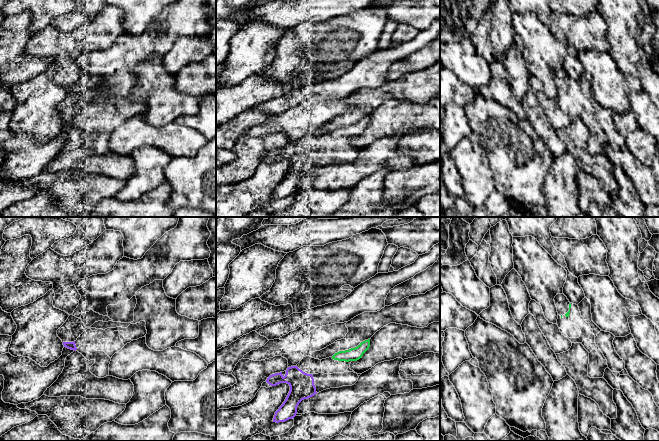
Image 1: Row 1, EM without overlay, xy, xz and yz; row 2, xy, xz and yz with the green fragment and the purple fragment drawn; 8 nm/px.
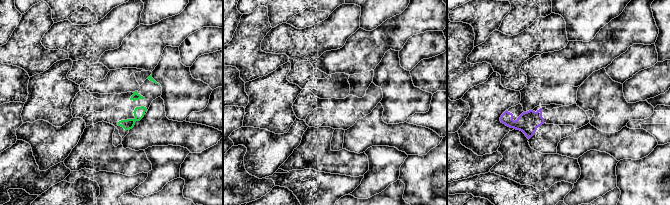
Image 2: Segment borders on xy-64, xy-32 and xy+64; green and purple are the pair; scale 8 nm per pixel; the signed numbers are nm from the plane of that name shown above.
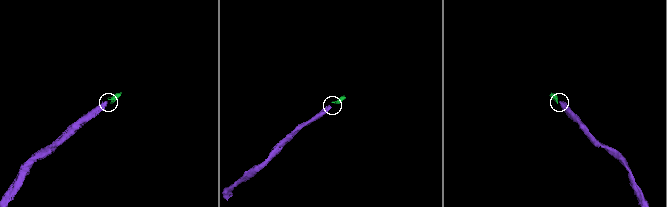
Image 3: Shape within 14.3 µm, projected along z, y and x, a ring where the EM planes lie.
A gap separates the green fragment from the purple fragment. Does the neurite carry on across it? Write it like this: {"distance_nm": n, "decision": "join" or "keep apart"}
{"distance_nm": 200, "decision": "join"}

